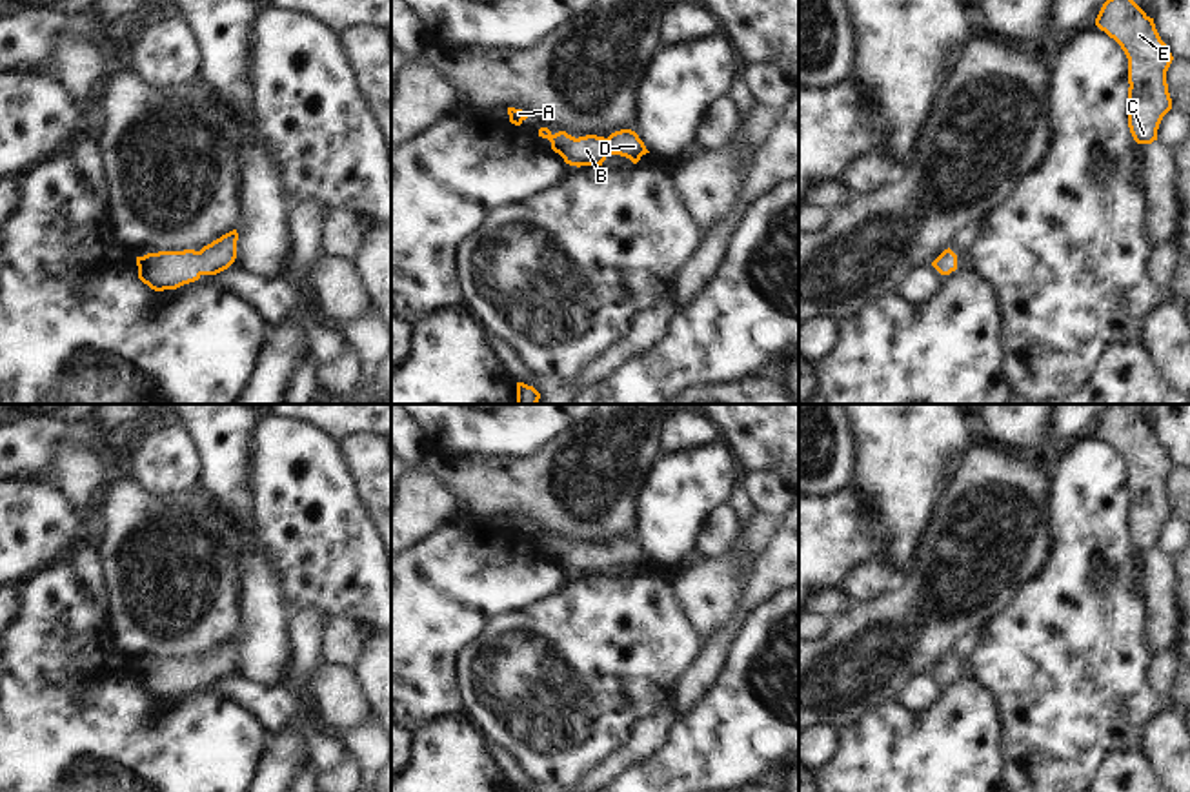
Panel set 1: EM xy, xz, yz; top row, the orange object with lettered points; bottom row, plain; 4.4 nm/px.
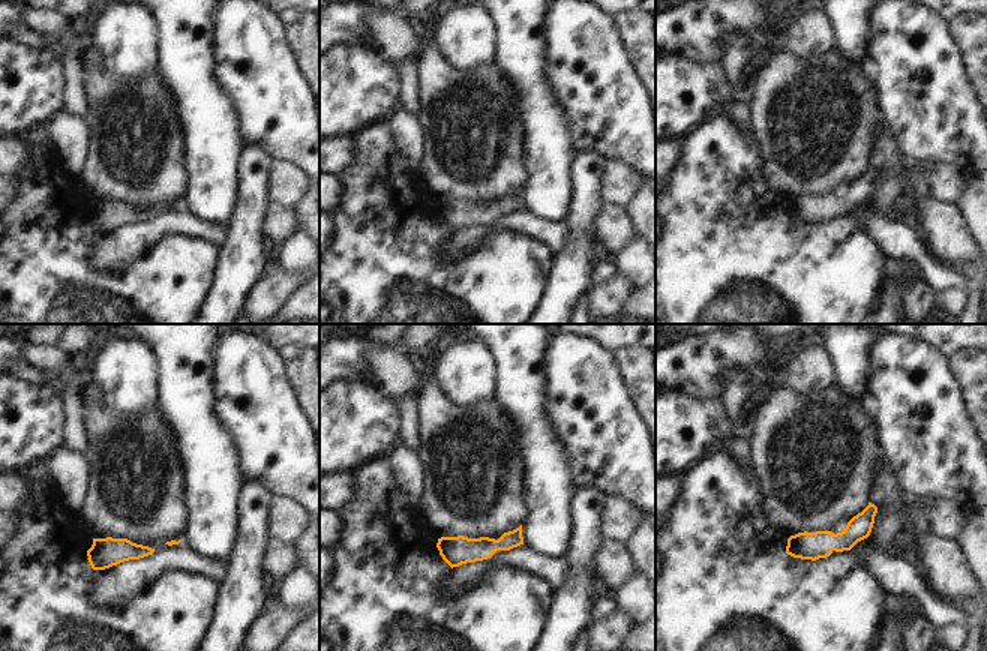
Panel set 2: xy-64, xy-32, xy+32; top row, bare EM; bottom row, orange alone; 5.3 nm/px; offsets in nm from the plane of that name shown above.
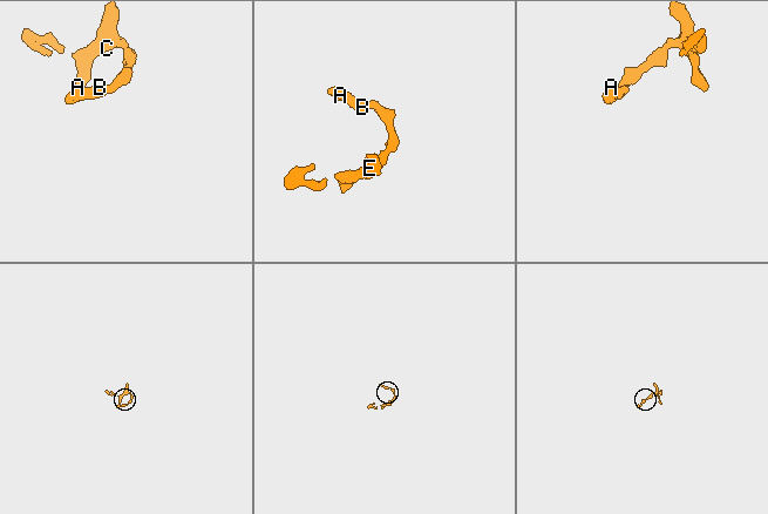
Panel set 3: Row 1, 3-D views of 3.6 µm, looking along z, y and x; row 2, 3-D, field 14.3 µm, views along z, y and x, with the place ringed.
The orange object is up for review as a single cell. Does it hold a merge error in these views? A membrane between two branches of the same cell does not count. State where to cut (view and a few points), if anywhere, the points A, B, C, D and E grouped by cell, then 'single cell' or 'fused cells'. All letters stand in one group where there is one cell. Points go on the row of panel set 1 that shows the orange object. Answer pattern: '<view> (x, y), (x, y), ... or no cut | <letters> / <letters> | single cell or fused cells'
no cut | A B C D E | single cell

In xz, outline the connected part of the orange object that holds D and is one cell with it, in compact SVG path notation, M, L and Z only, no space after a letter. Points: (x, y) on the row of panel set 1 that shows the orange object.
M548 127L539 129L539 137L551 142L551 149L559 153L570 166L602 166L608 155L620 155L633 164L650 153L639 135L631 129L620 129L608 138L597 135L571 137L566 131L551 133Z

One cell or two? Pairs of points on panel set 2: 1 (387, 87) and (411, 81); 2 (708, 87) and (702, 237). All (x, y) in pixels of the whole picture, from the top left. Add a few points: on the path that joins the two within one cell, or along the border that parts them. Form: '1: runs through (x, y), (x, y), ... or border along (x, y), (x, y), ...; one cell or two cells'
1: border along (395, 69), (399, 105); two cells
2: border along (719, 111), (708, 116), (680, 140); two cells

